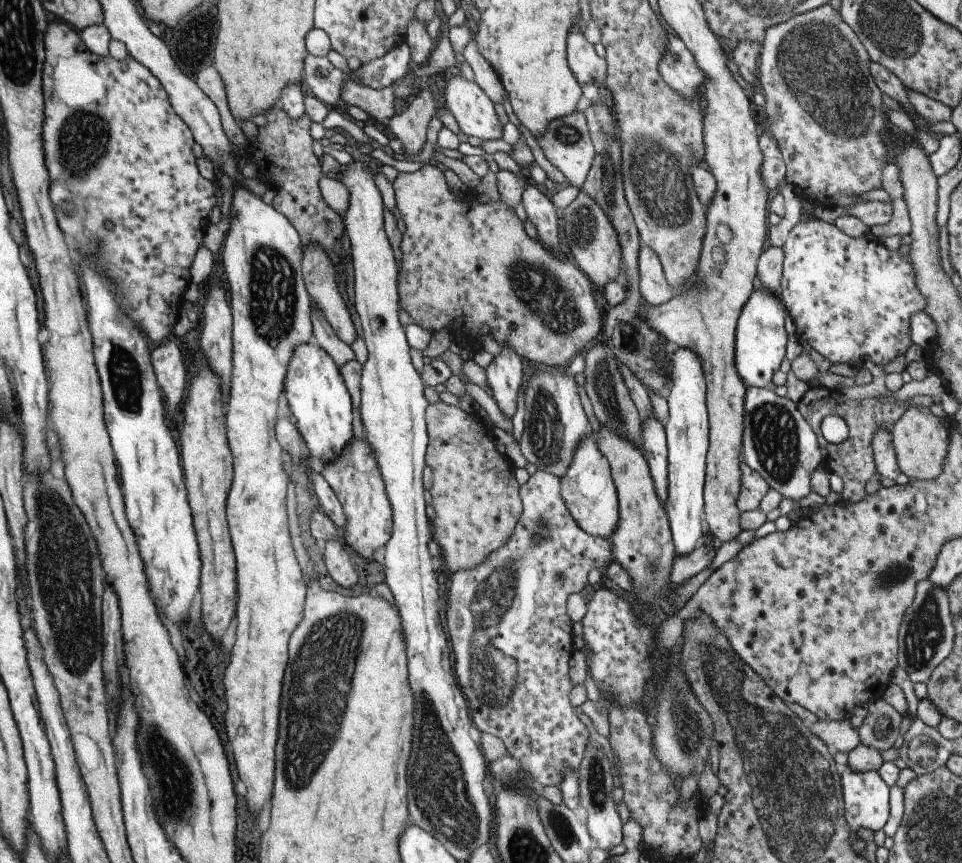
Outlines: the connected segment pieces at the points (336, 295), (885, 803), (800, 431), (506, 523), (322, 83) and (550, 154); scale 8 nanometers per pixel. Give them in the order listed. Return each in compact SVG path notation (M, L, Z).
M309 245L304 249L303 260L301 261L302 274L304 274L304 285L308 292L311 303L317 305L322 312L324 319L328 322L331 330L346 345L352 345L357 337L355 327L347 306L342 300L338 286L335 282L336 270L327 256L327 253L319 245Z
M848 764L841 767L843 786L844 816L852 831L866 828L872 831L882 830L890 815L890 789L877 771L854 772Z
M767 388L745 390L743 416L743 460L760 474L769 488L794 503L808 496L812 475L821 466L821 448L816 433L788 397L780 397Z
M439 401L427 407L425 422L429 437L425 464L434 474L434 486L430 486L427 493L430 494L431 505L434 507L434 519L430 521L433 530L432 540L438 544L442 552L438 564L446 565L446 571L450 574L477 568L490 554L509 542L523 514L520 487L515 478L514 468L498 453L491 431L475 414L463 412L456 406L448 406Z
M308 54L303 67L303 87L326 106L337 106L350 74L334 68L327 57Z
M577 111L550 122L544 135L538 139L538 143L548 162L562 172L571 186L581 190L594 158L597 156L587 128L585 115Z

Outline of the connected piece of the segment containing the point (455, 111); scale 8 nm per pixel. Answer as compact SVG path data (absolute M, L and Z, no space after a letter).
M447 75L445 77L444 99L446 109L450 111L460 131L470 138L479 138L480 141L500 139L504 126L500 124L495 112L495 104L492 103L486 94L475 84L473 80L463 76Z

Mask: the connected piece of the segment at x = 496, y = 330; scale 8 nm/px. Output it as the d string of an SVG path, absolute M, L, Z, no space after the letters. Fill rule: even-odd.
M424 165L420 170L413 174L400 172L394 183L392 184L396 193L396 207L400 211L400 217L407 226L407 232L402 238L402 271L398 274L397 291L399 292L399 306L402 306L410 315L412 322L418 324L422 329L436 332L441 328L450 328L448 322L456 322L458 327L464 330L464 334L468 334L470 338L479 340L479 331L484 324L488 326L491 336L498 342L500 346L510 346L523 360L526 359L530 364L537 366L548 366L548 368L565 368L566 363L570 363L576 356L576 353L586 347L598 333L602 331L604 318L604 304L600 299L600 294L592 291L594 287L588 278L576 268L572 266L562 255L556 255L546 249L538 240L532 240L524 230L524 223L520 222L515 214L514 208L507 206L501 201L480 203L470 200L459 200L453 195L443 172L436 165Z

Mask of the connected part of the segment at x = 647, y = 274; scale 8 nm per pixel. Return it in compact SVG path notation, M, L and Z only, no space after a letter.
M647 245L639 248L639 294L649 307L664 305L674 298L658 256Z

